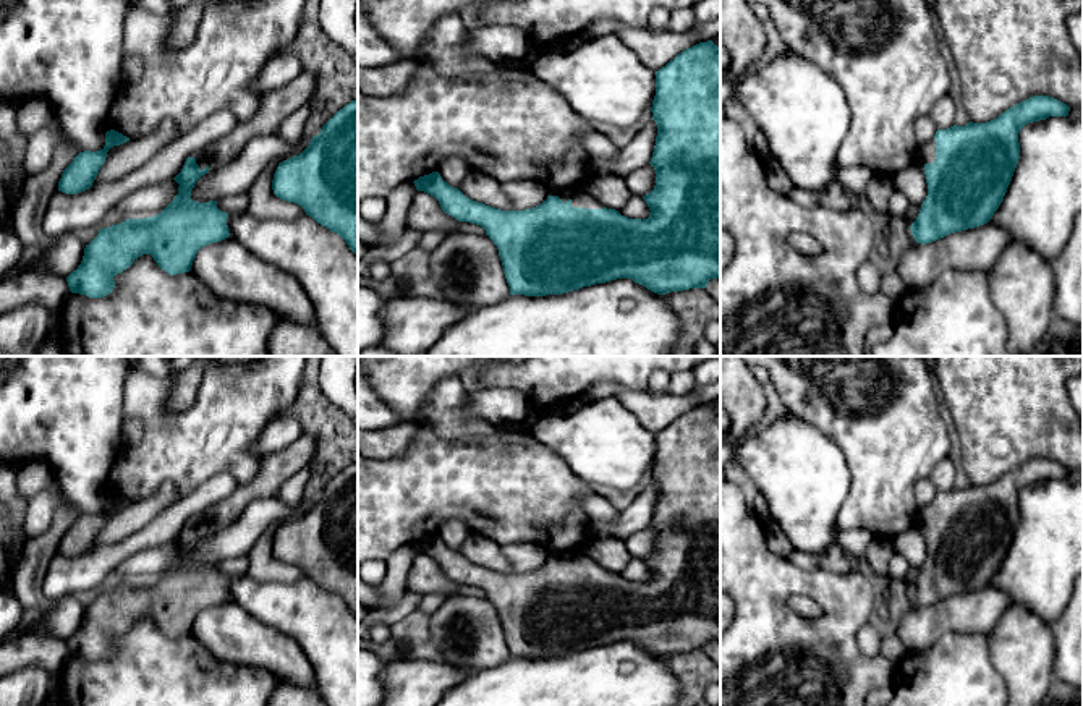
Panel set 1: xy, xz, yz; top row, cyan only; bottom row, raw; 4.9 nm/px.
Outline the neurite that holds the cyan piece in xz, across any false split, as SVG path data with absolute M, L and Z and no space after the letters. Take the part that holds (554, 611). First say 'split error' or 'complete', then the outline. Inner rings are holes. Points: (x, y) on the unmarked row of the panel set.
split error; M712 403L699 405L656 434L651 474L657 487L649 525L656 533L656 549L643 559L651 573L643 583L628 581L589 557L568 551L550 554L547 562L533 572L500 573L466 560L444 544L439 534L419 539L413 546L418 554L434 559L445 576L486 593L499 612L510 657L562 657L617 641L631 641L657 657L706 651L711 641L720 641L720 410Z

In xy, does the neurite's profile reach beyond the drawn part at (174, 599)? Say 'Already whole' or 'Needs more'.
Needs more

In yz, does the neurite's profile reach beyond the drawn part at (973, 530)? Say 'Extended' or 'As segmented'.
Extended

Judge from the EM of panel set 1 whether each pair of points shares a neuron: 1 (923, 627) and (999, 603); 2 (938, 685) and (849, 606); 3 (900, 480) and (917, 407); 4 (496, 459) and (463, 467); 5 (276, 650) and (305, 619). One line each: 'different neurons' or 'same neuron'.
1: same neuron
2: different neurons
3: same neuron
4: same neuron
5: different neurons

